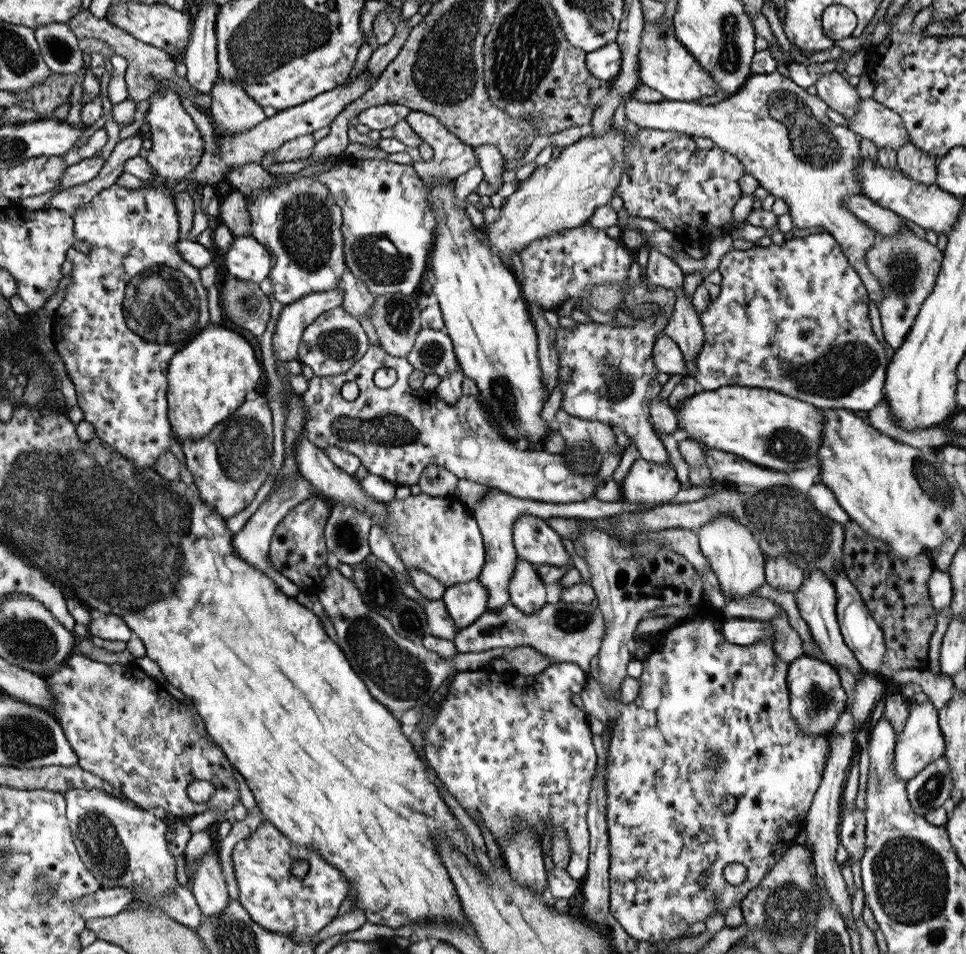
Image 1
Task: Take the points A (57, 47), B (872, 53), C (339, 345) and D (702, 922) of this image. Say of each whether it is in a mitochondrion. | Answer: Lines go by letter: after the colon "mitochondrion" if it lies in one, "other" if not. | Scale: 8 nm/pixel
A: mitochondrion
B: other
C: mitochondrion
D: other

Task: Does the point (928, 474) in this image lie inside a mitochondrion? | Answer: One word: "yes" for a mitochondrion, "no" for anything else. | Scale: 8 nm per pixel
yes

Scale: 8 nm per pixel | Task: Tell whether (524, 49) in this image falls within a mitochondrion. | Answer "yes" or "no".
yes

